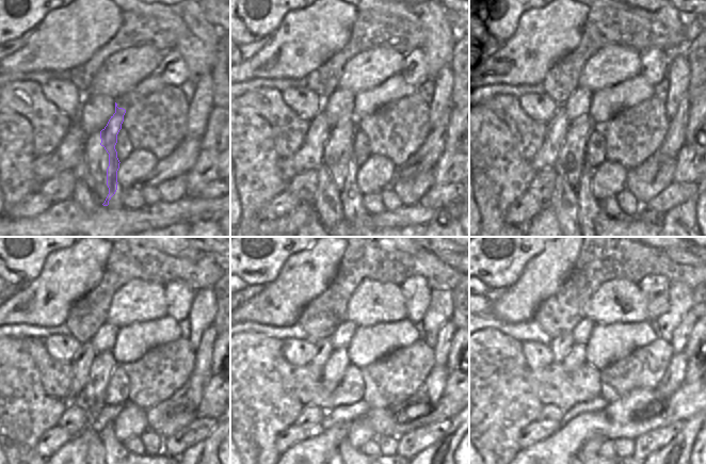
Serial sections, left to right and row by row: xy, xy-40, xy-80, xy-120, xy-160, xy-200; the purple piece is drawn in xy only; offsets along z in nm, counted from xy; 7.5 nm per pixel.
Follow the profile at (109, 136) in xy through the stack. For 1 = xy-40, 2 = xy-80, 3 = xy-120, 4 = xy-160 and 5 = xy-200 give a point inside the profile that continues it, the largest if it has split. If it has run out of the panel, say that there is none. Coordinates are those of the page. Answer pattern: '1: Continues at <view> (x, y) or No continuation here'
1: Continues at xy-40 (347, 133)
2: Continues at xy-80 (583, 192)
3: Continues at xy-120 (107, 432)
4: Continues at xy-160 (345, 452)
5: Continues at xy-200 (580, 453)

